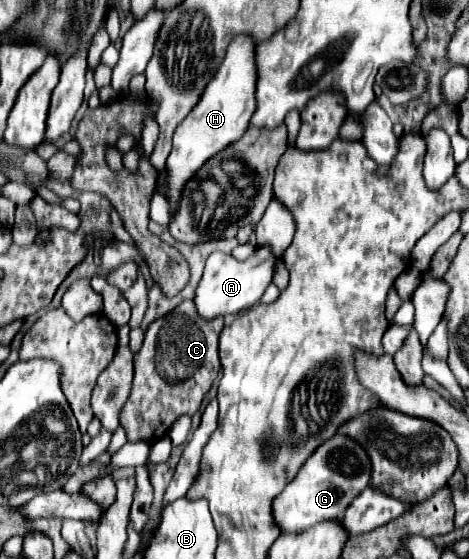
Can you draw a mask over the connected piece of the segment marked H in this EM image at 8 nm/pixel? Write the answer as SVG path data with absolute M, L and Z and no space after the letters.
M239 34L227 48L227 54L217 70L217 74L205 86L197 106L189 112L189 116L177 126L173 134L173 150L167 158L167 182L169 182L169 202L171 210L177 210L177 196L181 196L181 186L207 162L213 154L225 150L229 142L241 138L247 130L249 120L255 112L255 84L257 84L257 68L255 68L255 38Z

